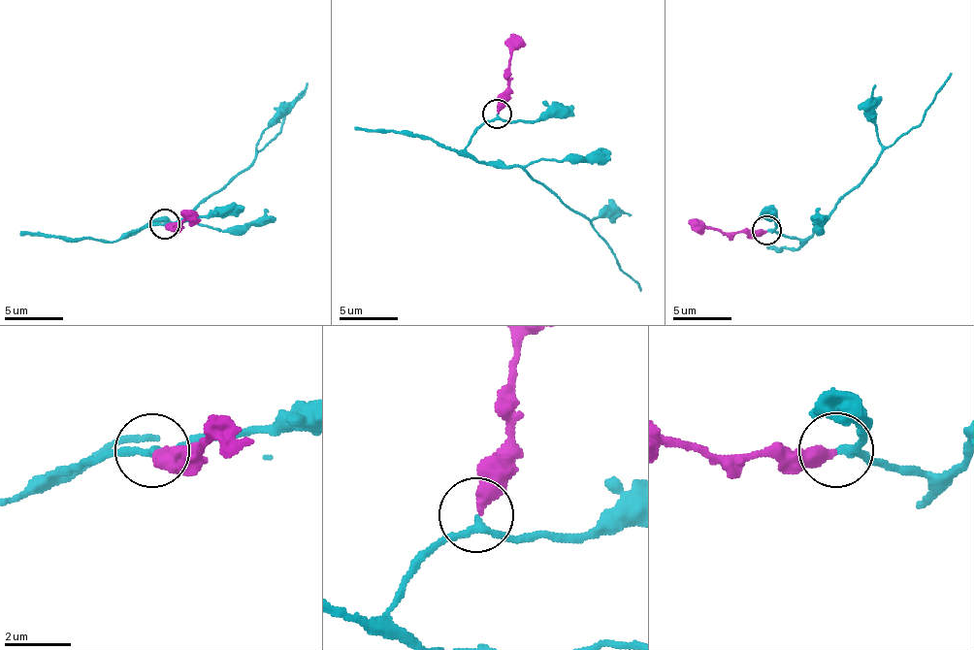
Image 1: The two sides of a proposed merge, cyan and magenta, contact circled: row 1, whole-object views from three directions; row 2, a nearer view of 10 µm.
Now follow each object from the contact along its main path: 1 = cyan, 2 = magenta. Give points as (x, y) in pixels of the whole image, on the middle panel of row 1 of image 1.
1: (498, 114), (466, 149), (494, 167), (520, 167), (568, 208), (584, 214), (617, 264), (642, 289)
2: (498, 114), (514, 33)

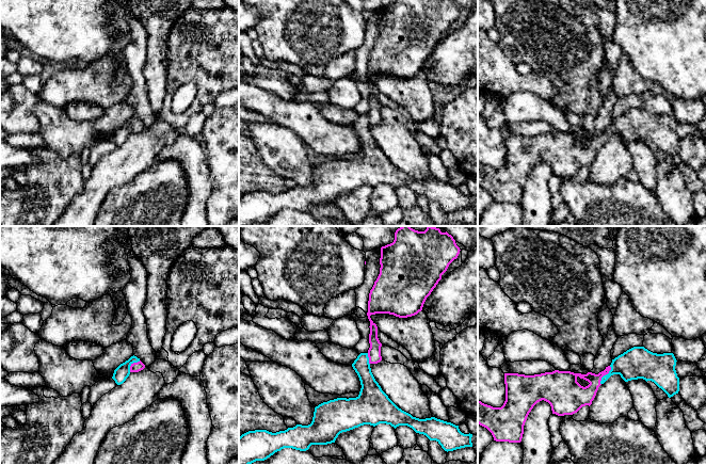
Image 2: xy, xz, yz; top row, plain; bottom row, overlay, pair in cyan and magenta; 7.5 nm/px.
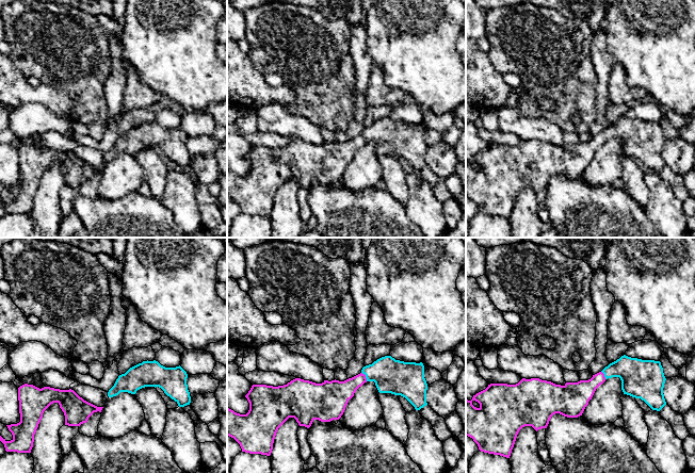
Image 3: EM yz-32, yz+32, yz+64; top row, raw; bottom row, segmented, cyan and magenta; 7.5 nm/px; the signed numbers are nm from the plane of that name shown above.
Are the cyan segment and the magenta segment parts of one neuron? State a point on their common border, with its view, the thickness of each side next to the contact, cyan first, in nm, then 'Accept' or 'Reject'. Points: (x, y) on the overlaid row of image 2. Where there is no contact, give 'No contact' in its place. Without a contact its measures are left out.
Touches cyan at yz (606, 374). Thickness 240 nm (cyan) against 150 nm. Accept

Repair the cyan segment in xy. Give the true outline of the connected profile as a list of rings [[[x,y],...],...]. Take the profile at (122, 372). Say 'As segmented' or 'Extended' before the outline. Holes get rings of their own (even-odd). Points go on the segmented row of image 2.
Extended. [[[133,355],[114,370],[112,379],[117,385],[121,385],[126,381],[131,372],[139,372],[144,368],[145,365],[140,360],[140,358]]]

